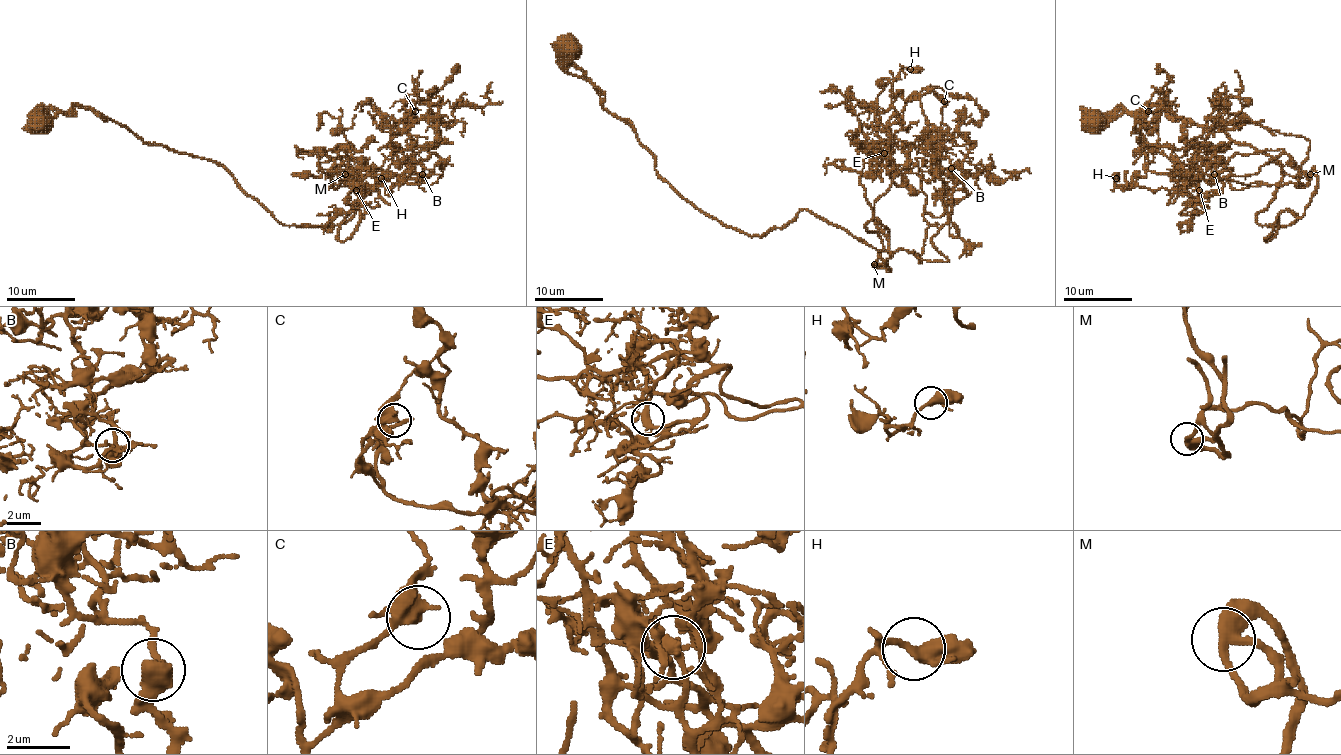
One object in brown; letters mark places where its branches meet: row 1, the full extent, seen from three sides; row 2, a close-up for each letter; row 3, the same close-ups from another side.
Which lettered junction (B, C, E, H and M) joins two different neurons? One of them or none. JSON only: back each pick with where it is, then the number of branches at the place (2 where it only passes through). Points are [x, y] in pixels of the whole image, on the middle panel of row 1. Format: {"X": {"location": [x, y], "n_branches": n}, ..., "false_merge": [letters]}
{"false_merge": []}

